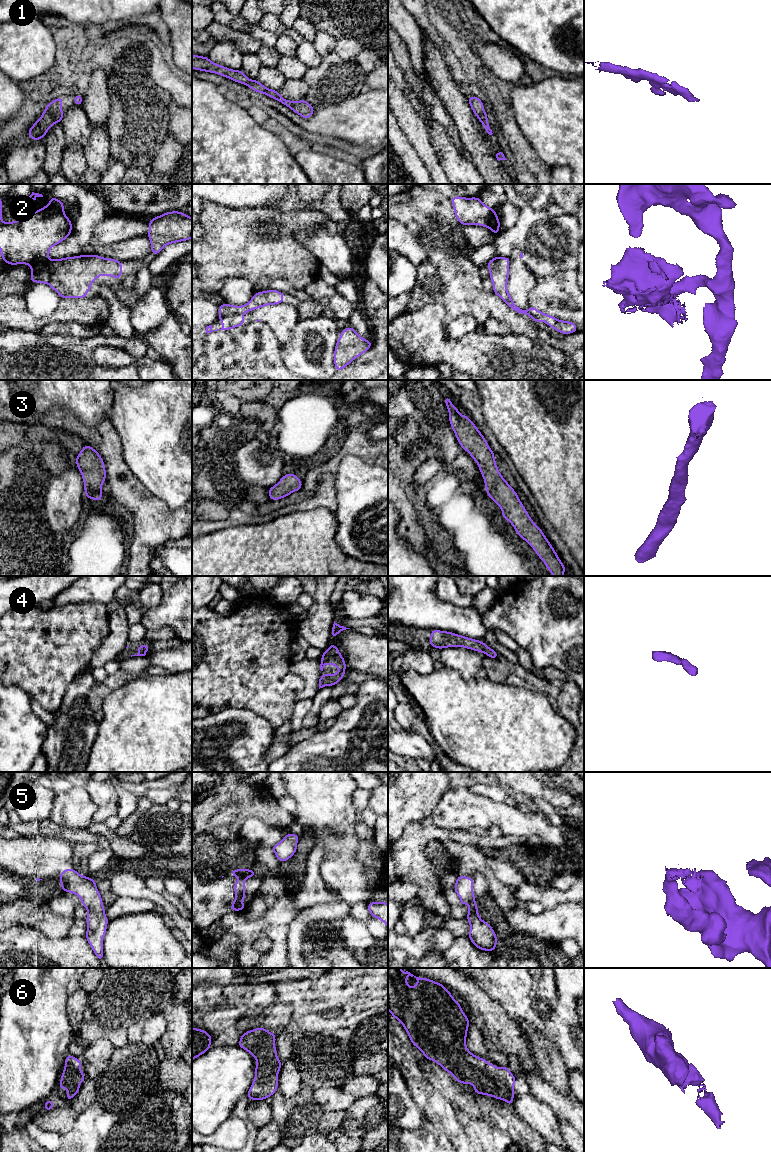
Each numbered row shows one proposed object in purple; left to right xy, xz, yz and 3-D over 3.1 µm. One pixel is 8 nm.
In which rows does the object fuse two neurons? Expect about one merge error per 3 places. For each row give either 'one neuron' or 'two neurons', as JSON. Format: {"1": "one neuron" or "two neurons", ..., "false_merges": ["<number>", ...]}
{"1": "one neuron", "2": "two neurons", "3": "one neuron", "4": "one neuron", "5": "one neuron", "6": "one neuron", "false_merges": ["2"]}

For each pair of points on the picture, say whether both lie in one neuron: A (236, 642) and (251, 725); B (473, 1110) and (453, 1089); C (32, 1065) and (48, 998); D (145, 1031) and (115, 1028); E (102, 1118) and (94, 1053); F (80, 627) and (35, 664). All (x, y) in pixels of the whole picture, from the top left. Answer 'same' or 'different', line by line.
A: different
B: same
C: same
D: different
E: different
F: same

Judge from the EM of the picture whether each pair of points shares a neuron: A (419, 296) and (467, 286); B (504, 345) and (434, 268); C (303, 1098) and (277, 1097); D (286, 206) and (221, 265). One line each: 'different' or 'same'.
A: same
B: different
C: same
D: different

